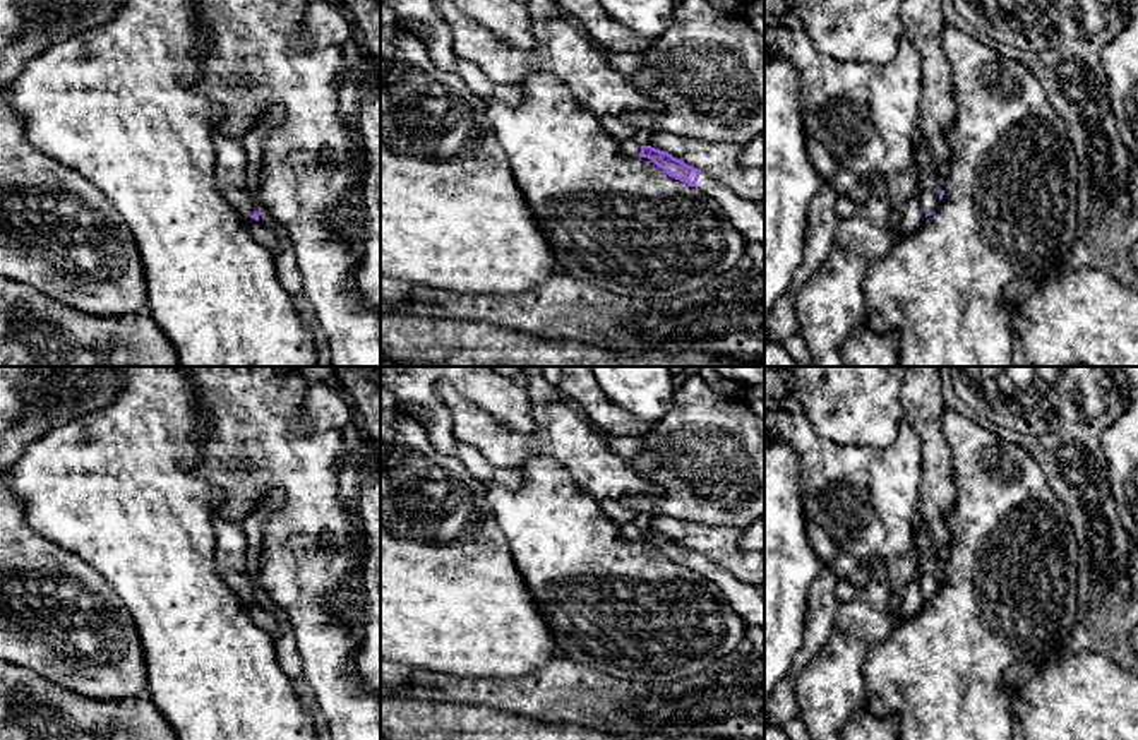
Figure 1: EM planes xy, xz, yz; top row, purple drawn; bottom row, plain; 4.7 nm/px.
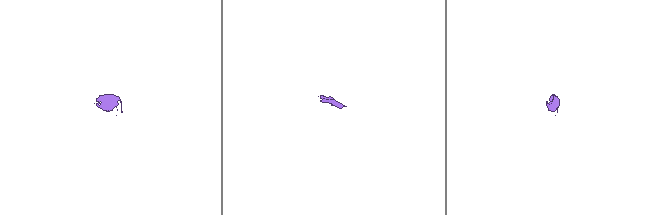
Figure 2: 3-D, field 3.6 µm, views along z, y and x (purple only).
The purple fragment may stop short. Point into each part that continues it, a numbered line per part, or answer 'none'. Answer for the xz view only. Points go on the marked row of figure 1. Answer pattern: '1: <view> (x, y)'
1: xz (631, 148)
2: xz (748, 218)

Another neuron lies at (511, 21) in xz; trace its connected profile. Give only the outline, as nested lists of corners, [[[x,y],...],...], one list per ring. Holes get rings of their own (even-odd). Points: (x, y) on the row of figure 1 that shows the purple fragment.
[[[451,0],[466,17],[488,29],[512,48],[528,50],[536,45],[531,31],[530,7],[519,0]]]

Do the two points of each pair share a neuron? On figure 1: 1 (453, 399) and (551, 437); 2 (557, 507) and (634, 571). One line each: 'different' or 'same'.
1: same
2: same

